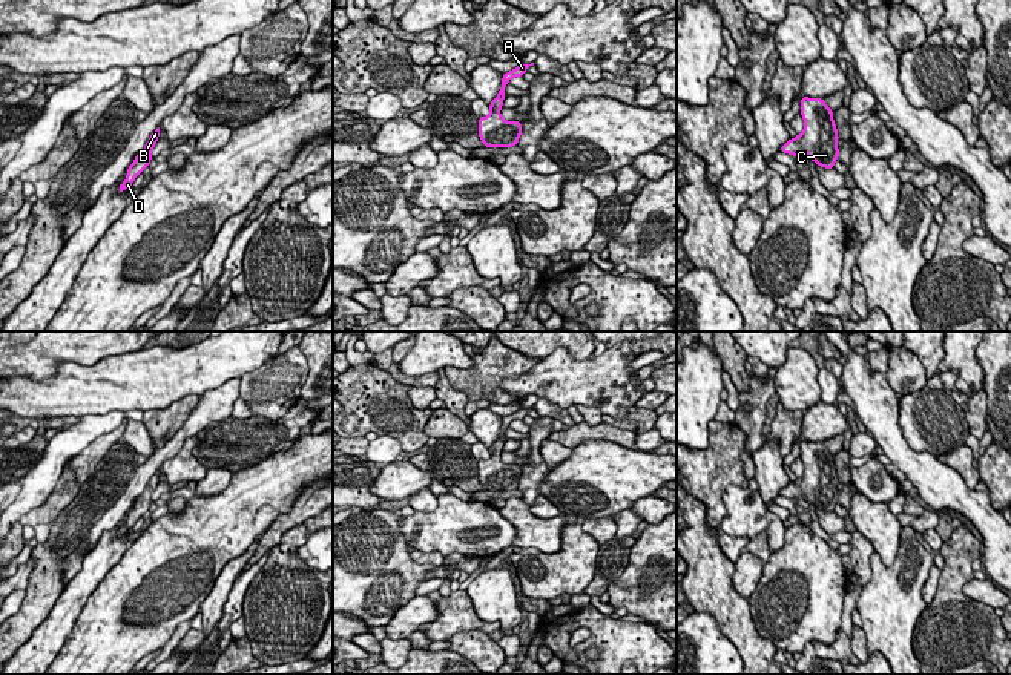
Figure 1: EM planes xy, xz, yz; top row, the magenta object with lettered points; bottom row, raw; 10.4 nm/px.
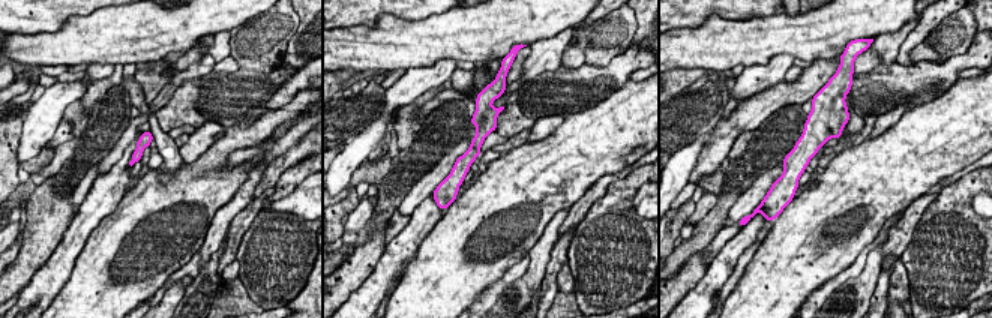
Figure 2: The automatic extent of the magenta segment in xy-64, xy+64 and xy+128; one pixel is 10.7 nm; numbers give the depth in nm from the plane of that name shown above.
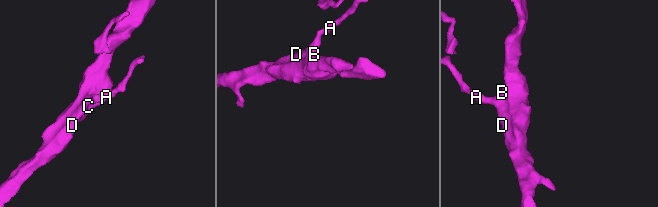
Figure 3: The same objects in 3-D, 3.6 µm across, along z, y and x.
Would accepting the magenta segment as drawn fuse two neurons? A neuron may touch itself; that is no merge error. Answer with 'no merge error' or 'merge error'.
no merge error

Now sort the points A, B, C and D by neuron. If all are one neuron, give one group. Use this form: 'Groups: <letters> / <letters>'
Groups: A B C D

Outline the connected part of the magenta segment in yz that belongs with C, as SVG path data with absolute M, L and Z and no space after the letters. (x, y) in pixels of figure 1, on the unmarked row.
M802 439L801 459L804 463L802 477L782 488L781 496L802 503L799 497L804 494L816 509L833 512L839 502L839 479L832 453L825 448L824 442Z

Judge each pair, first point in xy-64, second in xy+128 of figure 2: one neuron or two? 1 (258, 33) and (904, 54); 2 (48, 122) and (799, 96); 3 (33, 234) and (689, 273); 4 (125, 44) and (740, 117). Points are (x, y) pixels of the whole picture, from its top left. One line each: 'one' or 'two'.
1: two
2: two
3: one
4: two

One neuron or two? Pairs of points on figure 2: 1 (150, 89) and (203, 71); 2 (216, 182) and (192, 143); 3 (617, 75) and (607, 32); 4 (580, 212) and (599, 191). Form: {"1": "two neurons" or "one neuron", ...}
{"1": "two neurons", "2": "two neurons", "3": "two neurons", "4": "one neuron"}

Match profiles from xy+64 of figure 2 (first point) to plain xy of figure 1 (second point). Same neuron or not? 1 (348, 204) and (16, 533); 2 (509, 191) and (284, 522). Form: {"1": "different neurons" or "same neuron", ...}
{"1": "same neuron", "2": "different neurons"}

